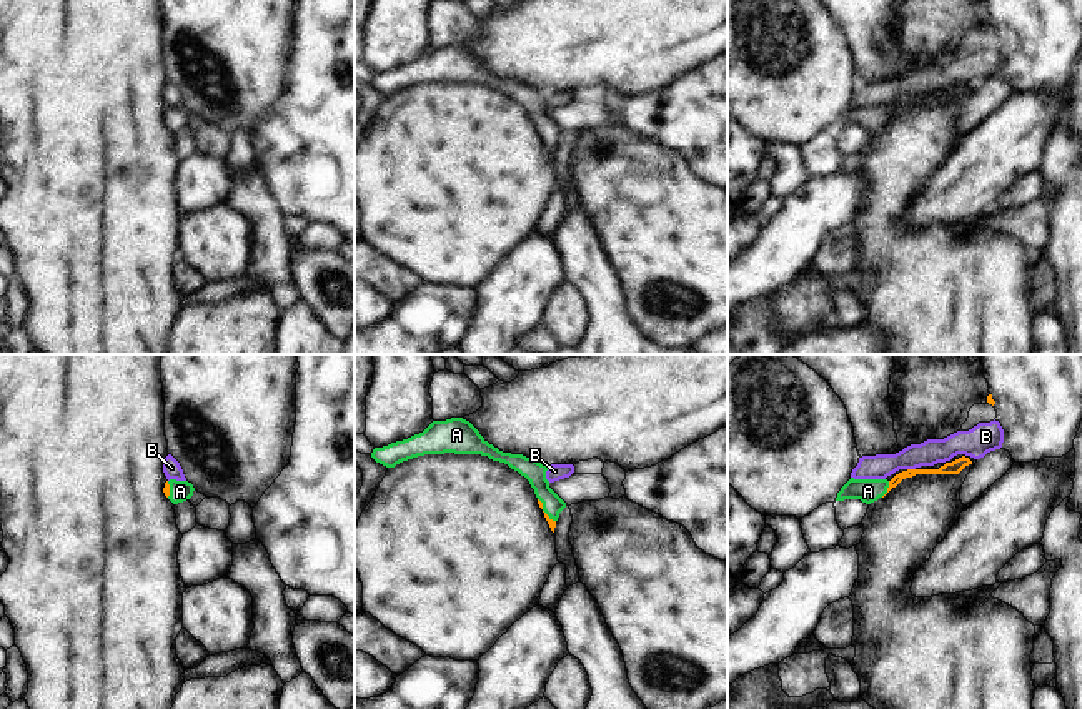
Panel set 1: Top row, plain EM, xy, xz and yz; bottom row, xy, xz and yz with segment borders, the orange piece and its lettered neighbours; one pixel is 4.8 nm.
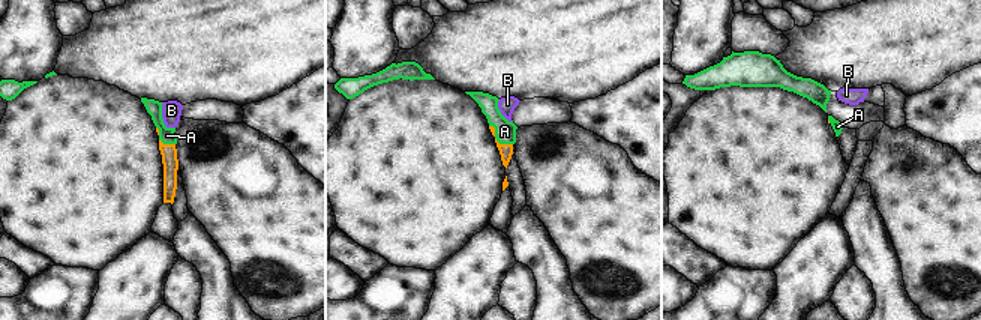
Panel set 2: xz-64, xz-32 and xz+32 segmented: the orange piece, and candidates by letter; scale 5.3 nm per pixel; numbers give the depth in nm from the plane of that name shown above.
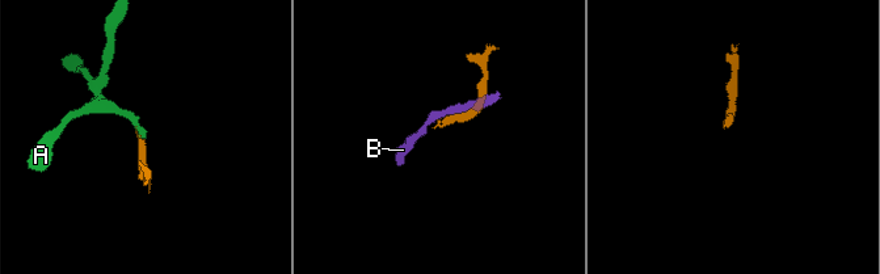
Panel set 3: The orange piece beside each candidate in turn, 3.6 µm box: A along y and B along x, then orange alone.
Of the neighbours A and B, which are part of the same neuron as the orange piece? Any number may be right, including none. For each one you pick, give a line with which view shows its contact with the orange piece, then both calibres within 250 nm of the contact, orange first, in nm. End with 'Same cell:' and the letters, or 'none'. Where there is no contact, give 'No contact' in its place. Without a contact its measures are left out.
A: Touches orange in yz. Thickness 50 nm (orange) against 110 nm
Same cell: A

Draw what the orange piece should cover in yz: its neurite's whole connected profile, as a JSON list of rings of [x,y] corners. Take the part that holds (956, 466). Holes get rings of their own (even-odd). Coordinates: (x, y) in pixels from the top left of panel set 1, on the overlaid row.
[[[965,456],[946,463],[939,469],[907,469],[896,474],[891,481],[887,479],[854,479],[851,478],[837,493],[836,501],[844,499],[861,499],[866,504],[884,498],[892,488],[896,488],[902,479],[912,478],[916,474],[959,474],[965,466],[972,464],[972,461]]]

